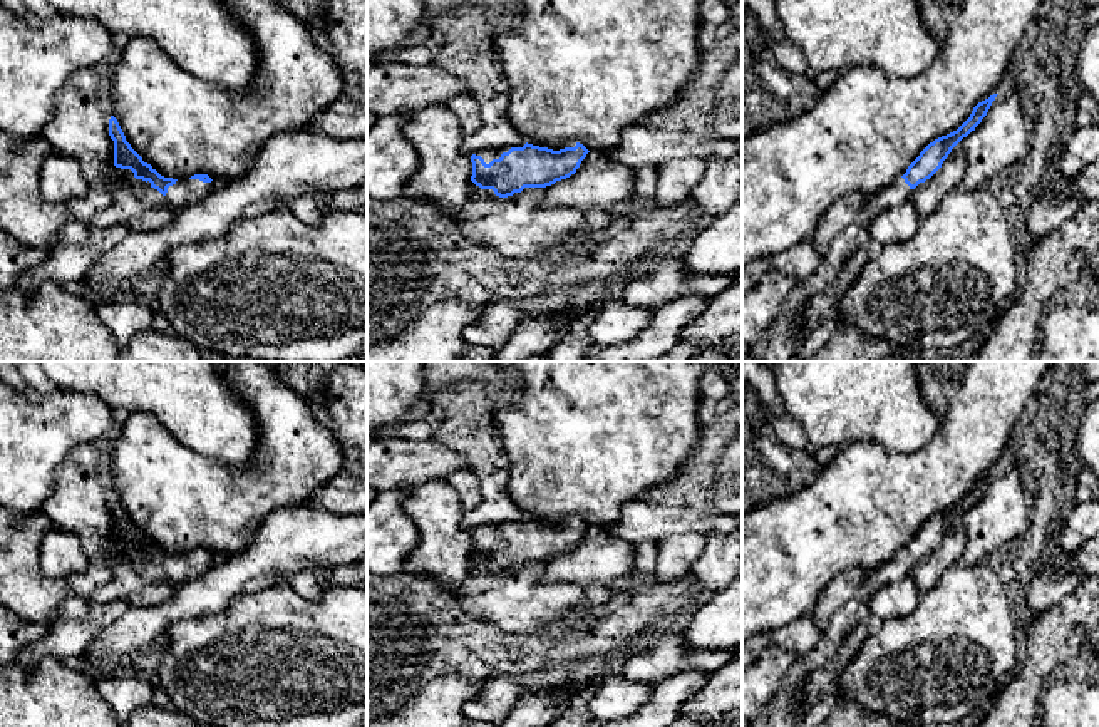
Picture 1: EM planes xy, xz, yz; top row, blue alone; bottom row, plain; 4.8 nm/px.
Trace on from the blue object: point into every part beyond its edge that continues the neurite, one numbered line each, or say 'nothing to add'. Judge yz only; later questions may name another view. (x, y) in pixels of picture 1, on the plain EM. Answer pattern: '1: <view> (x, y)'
1: yz (781, 712)

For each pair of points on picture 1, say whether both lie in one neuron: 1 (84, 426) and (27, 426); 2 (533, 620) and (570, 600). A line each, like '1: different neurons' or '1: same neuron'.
1: same neuron
2: same neuron

